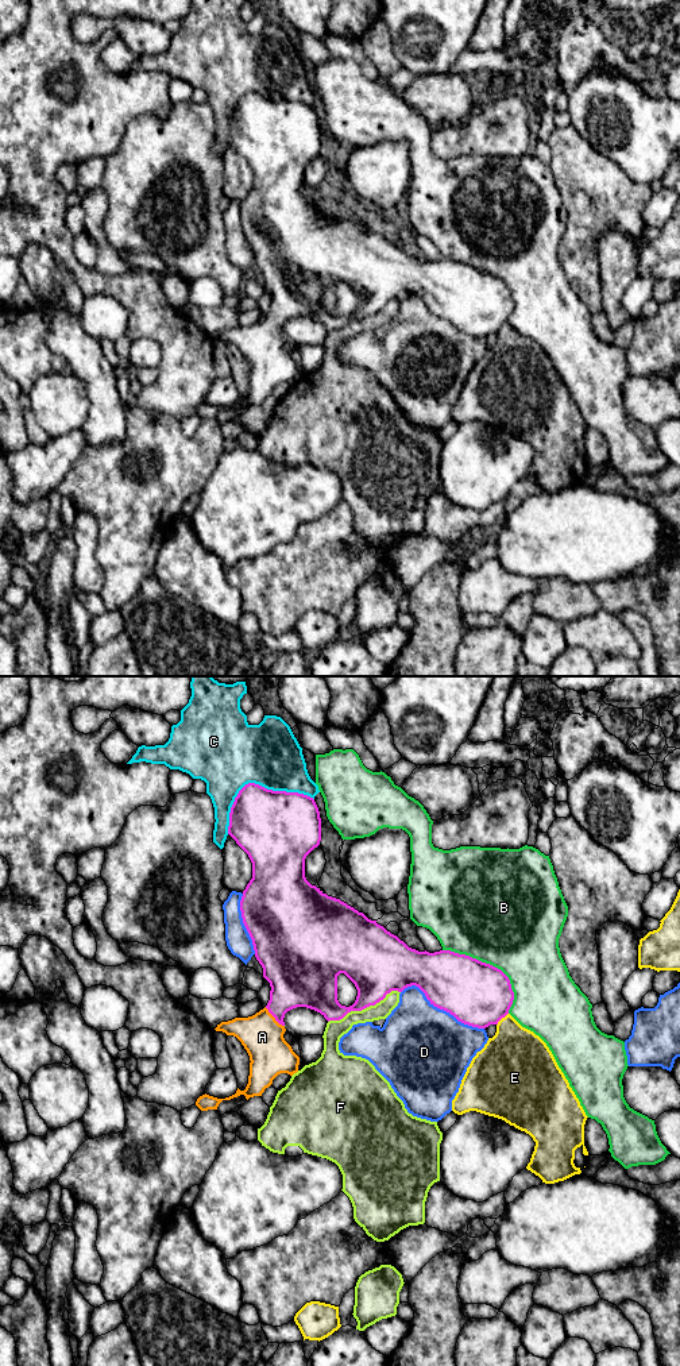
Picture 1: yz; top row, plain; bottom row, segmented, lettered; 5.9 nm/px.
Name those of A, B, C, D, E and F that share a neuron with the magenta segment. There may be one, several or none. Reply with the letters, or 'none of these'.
A

